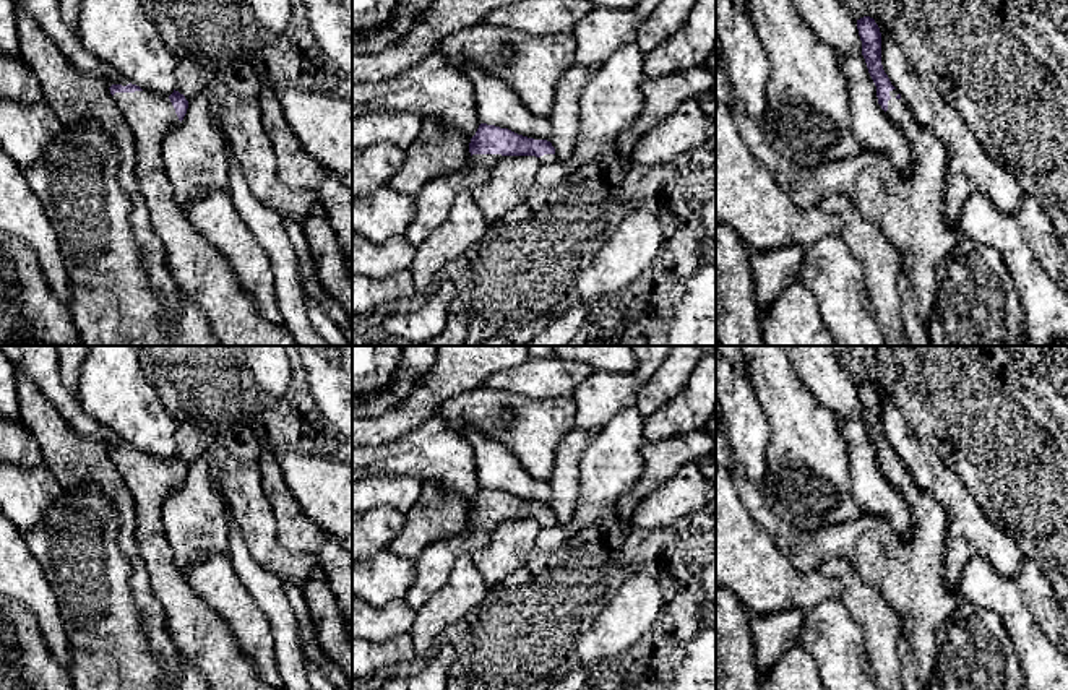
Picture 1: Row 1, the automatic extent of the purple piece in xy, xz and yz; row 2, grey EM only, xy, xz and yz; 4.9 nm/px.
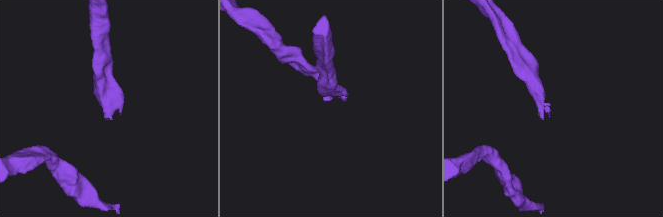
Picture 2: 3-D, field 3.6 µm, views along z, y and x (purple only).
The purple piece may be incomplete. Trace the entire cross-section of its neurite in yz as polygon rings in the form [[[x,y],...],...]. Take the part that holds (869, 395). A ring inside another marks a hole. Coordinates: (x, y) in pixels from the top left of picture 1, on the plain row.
[[[873,382],[857,383],[862,419],[888,482],[912,511],[912,536],[902,542],[886,518],[863,511],[854,521],[818,531],[802,531],[781,520],[737,461],[727,438],[716,430],[716,463],[732,469],[739,497],[753,520],[776,541],[799,571],[815,571],[828,558],[847,560],[855,573],[876,589],[898,615],[901,633],[911,643],[917,677],[924,687],[933,674],[938,630],[962,599],[946,588],[946,513],[920,489],[891,448],[881,429],[881,396]]]

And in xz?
[[[480,487],[469,507],[471,524],[487,534],[505,520],[536,520],[540,528],[558,524],[555,511],[547,503],[534,503],[508,492]]]

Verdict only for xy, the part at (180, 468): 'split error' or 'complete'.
split error

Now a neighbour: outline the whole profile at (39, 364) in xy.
[[[0,346],[11,365],[23,372],[54,404],[67,425],[80,437],[117,448],[122,438],[109,427],[93,419],[60,378],[57,346]]]

